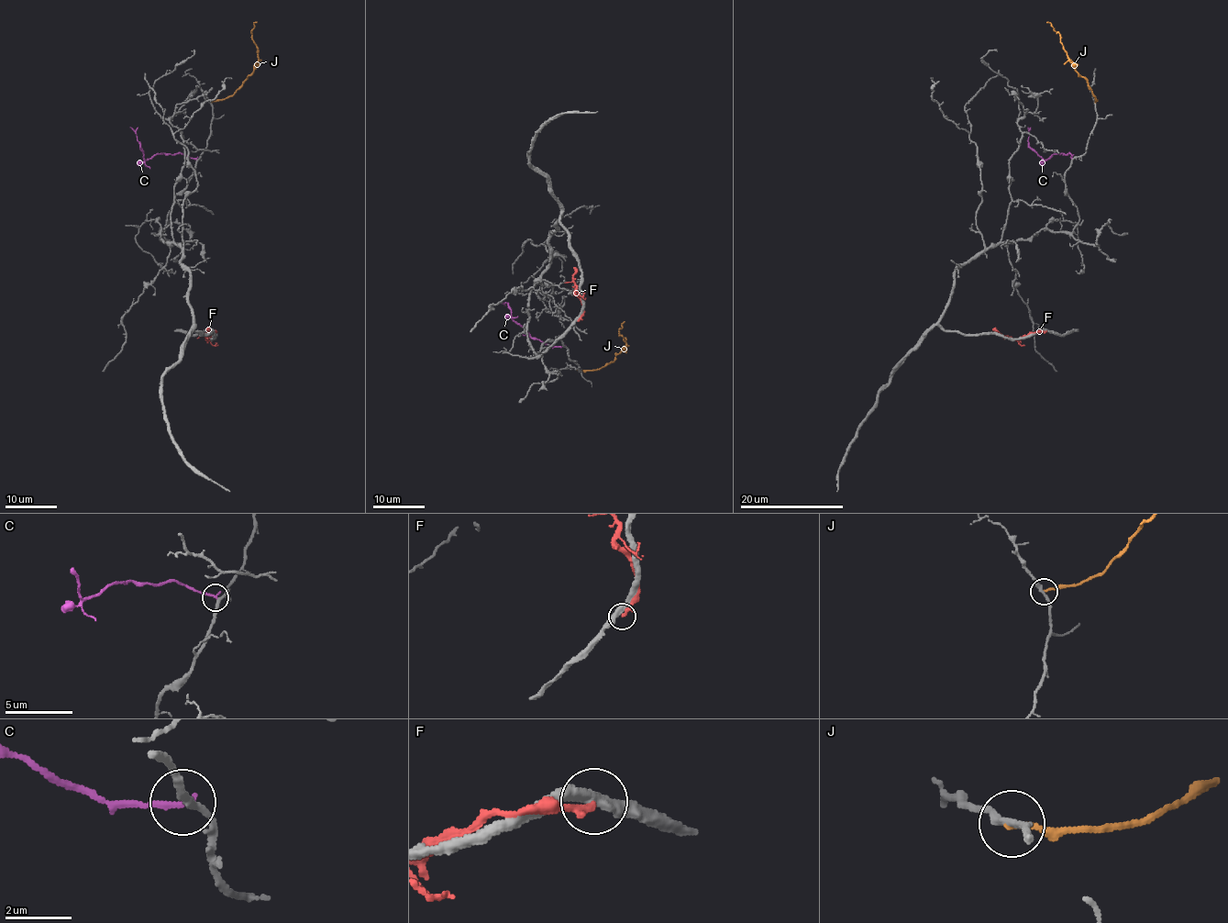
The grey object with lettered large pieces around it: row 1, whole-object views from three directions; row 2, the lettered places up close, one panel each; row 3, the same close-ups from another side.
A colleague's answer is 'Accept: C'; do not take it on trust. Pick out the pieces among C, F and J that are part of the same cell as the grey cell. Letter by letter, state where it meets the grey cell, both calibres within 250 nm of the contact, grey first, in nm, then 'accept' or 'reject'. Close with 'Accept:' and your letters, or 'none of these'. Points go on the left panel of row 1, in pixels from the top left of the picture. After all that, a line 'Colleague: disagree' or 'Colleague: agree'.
C: contact (195, 160); calibres 200 and 200 nm; accept
F: contact (210, 330); calibres 400 and 240 nm; reject
J: contact (210, 102); calibres 220 and 200 nm; reject
Accept: C
Colleague: agree

